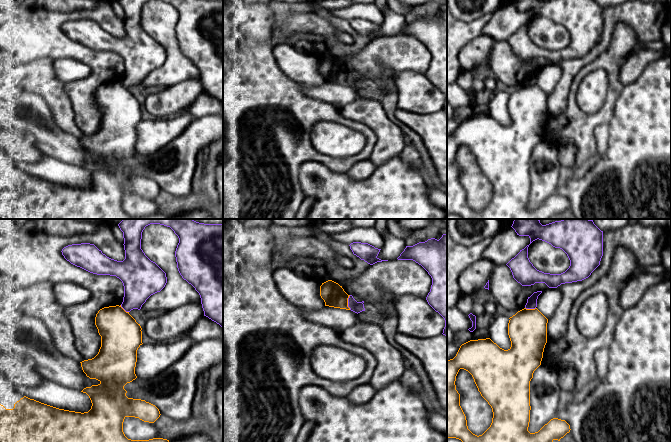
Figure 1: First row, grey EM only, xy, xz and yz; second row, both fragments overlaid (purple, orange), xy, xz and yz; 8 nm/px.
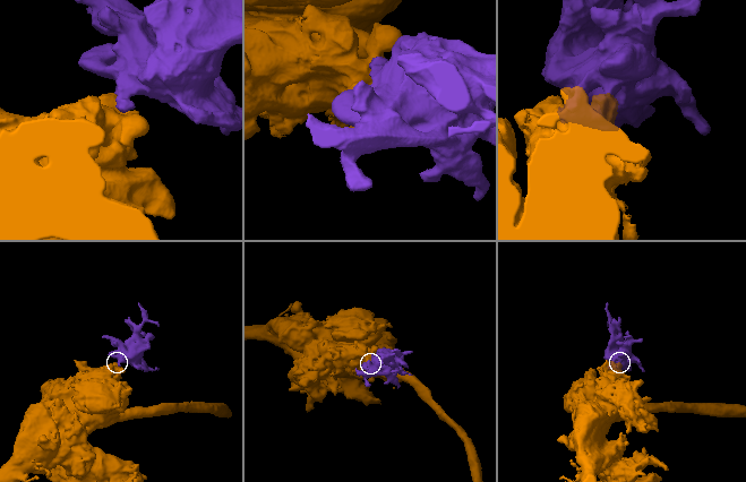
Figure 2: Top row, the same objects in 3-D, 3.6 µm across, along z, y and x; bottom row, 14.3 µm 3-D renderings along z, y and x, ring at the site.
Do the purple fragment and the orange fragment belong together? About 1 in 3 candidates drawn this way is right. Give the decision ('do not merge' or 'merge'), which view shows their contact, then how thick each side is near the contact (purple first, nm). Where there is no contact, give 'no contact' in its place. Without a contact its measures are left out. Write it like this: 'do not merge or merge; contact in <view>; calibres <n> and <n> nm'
do not merge; contact in xz; calibres 90 and 180 nm

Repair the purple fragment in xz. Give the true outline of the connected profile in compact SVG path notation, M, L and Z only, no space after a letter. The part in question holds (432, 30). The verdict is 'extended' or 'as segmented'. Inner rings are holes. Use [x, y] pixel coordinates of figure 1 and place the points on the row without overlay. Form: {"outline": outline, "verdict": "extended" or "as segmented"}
{"outline": "M447 9L439 16L431 14L413 22L406 22L397 35L413 36L431 52L432 61L426 76L444 94L442 110L447 114Z", "verdict": "as segmented"}

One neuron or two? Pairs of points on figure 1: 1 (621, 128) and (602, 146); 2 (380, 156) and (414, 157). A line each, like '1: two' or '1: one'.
1: two
2: two

